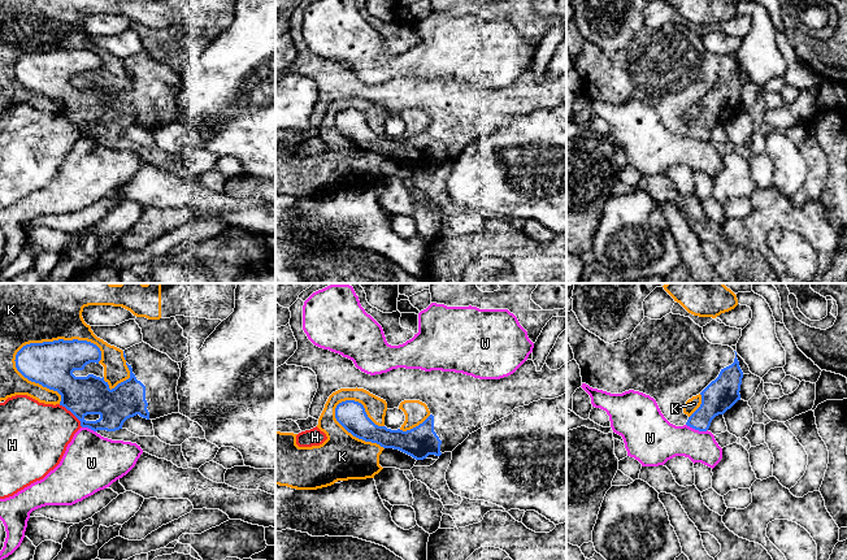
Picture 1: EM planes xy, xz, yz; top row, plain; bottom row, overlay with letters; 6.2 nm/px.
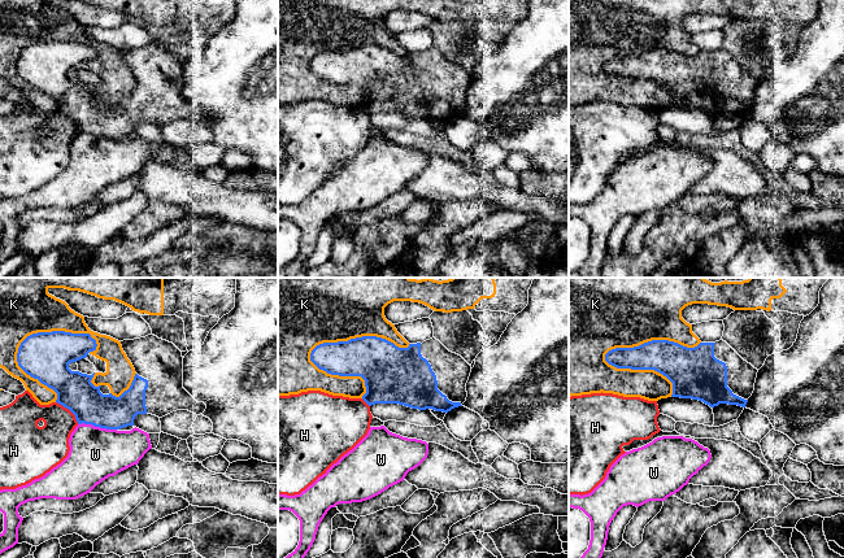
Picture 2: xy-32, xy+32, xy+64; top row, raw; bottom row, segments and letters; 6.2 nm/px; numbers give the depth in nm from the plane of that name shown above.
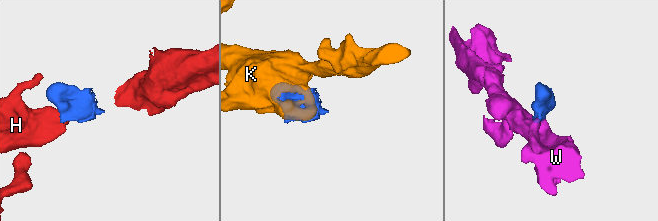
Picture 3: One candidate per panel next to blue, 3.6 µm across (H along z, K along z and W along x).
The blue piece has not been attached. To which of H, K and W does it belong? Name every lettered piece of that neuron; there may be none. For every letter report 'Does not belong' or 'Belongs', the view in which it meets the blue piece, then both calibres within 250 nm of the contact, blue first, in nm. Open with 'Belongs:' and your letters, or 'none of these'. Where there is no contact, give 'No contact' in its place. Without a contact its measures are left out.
Belongs: none of these
H: Does not belong. Touches blue in xy. Thickness 240 nm (blue) against 380 nm
K: Does not belong. Touches blue in xy. Thickness 280 nm (blue) against 320 nm
W: Does not belong. Touches blue in yz. Thickness 200 nm (blue) against 260 nm

